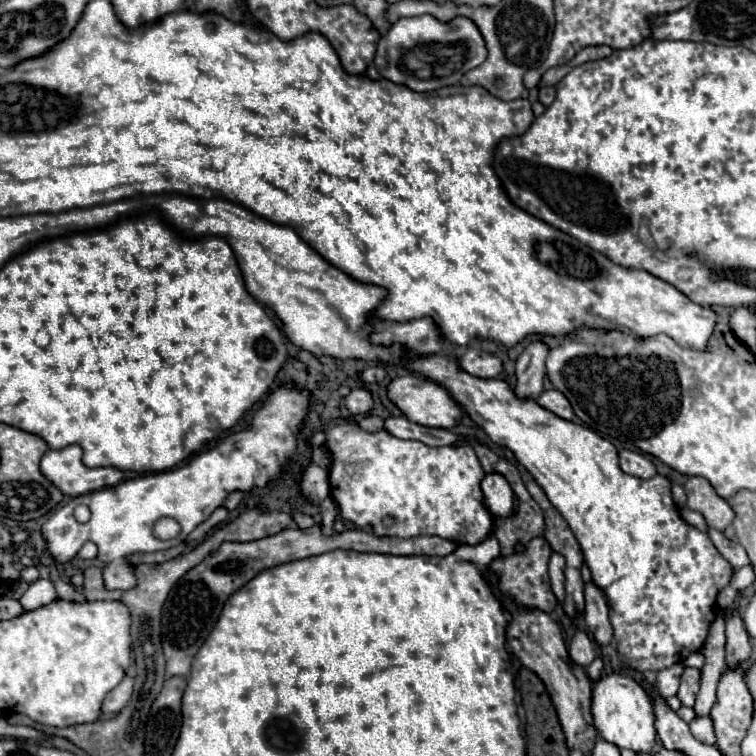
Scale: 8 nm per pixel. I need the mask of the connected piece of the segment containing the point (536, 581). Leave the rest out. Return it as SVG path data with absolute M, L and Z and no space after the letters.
M533 538L531 542L527 542L523 552L495 558L491 564L491 572L497 576L497 588L501 590L501 594L511 602L515 600L515 604L519 604L521 608L529 608L529 610L537 608L537 610L551 614L558 604L555 594L551 592L551 582L549 582L549 574L547 574L547 564L549 564L551 552L553 550L545 538Z

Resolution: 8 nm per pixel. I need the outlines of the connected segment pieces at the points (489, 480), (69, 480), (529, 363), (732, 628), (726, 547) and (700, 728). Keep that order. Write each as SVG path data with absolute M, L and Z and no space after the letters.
M487 474L481 482L481 490L493 516L509 516L513 512L513 490L501 474Z
M67 446L61 450L47 450L41 460L41 472L67 496L81 496L99 488L115 486L123 480L123 472L119 468L107 466L107 468L89 468L81 462L81 448L79 446Z
M533 340L523 354L517 358L517 388L515 394L519 398L537 398L543 390L543 374L545 374L545 358L549 354L549 346L543 340Z
M733 610L733 614L727 616L725 620L727 620L727 656L725 660L727 660L727 666L731 666L751 656L751 644L749 644L749 636L747 636L739 610Z
M709 528L709 536L711 536L715 548L721 552L721 556L727 558L729 564L731 564L735 570L739 570L739 568L751 564L751 560L749 560L749 556L747 556L745 548L743 548L741 544L733 542L733 540L729 540L729 538L725 538L723 532L713 530L713 528Z
M695 716L691 722L689 722L689 728L691 728L691 734L703 742L703 744L715 744L715 732L713 732L713 722L709 716Z

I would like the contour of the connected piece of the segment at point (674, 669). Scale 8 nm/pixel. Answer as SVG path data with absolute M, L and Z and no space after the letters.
M683 662L673 664L671 668L665 668L661 672L657 672L655 676L655 688L663 698L671 698L677 694L679 690L679 682L681 682L681 674L683 674Z

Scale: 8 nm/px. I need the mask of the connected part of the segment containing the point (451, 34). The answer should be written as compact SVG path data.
M423 14L399 18L379 40L373 62L383 78L397 84L407 84L415 92L431 92L457 84L465 72L483 64L485 58L487 46L473 20L457 16L451 22L441 22L431 14Z

